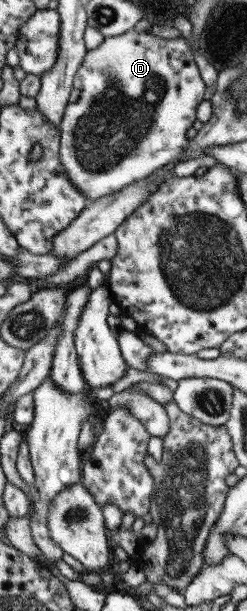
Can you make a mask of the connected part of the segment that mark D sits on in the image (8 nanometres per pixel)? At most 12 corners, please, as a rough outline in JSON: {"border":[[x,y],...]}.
{"border":[[133,28],[76,68],[62,173],[89,203],[178,162],[205,85]]}

